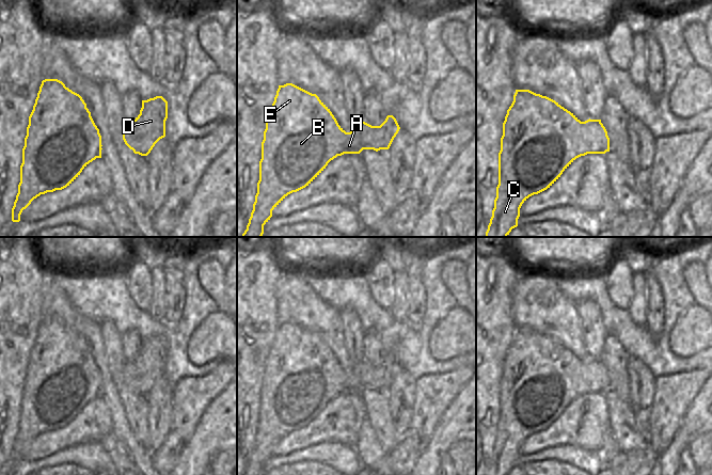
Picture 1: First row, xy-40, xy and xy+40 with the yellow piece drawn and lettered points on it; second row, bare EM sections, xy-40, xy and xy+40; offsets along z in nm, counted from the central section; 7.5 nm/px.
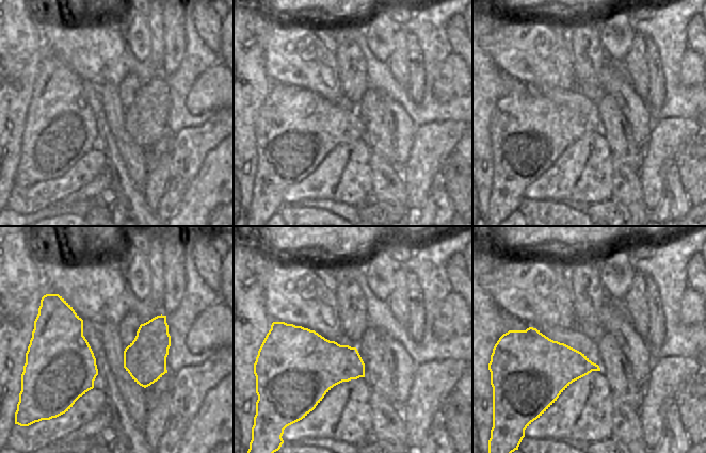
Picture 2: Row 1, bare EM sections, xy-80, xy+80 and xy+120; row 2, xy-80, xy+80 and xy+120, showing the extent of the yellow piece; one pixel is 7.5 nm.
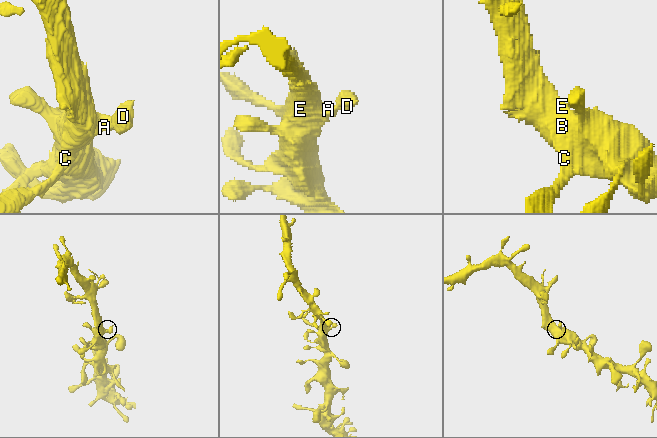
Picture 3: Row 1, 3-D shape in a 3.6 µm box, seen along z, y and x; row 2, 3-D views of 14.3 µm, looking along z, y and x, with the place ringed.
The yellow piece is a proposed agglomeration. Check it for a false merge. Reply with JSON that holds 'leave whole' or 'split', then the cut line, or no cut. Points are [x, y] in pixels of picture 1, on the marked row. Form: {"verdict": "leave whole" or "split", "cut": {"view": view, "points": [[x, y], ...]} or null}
{"verdict": "leave whole", "cut": null}

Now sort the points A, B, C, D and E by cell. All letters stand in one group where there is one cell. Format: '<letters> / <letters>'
A B C D E

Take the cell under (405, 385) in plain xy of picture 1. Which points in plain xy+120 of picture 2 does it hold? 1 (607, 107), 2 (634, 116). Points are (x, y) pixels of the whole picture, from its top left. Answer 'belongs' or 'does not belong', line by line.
1: does not belong
2: belongs

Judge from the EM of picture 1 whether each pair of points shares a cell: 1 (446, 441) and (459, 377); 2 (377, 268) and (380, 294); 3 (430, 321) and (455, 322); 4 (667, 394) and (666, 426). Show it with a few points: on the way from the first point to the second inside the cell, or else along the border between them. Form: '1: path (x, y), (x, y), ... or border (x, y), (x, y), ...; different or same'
1: border (464, 384), (440, 420); different
2: path (379, 274), (380, 287); same
3: border (456, 305), (432, 330), (428, 345); different
4: path (668, 401), (666, 418); same

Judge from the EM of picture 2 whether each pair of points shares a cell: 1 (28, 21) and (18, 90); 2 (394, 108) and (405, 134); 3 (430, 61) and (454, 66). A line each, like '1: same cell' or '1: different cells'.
1: same cell
2: same cell
3: different cells

